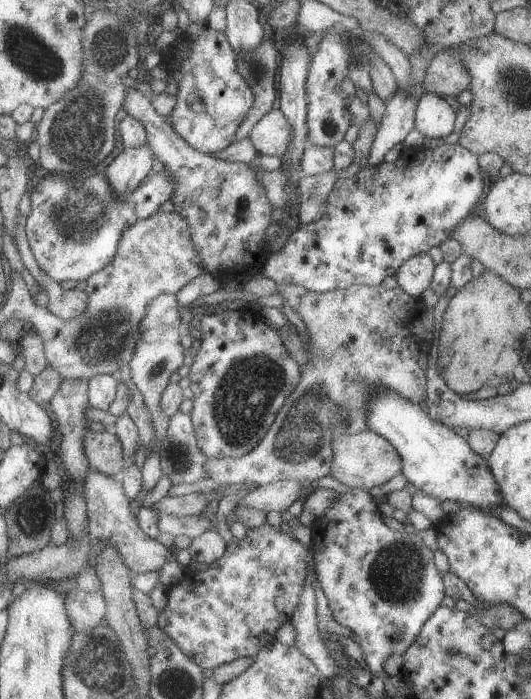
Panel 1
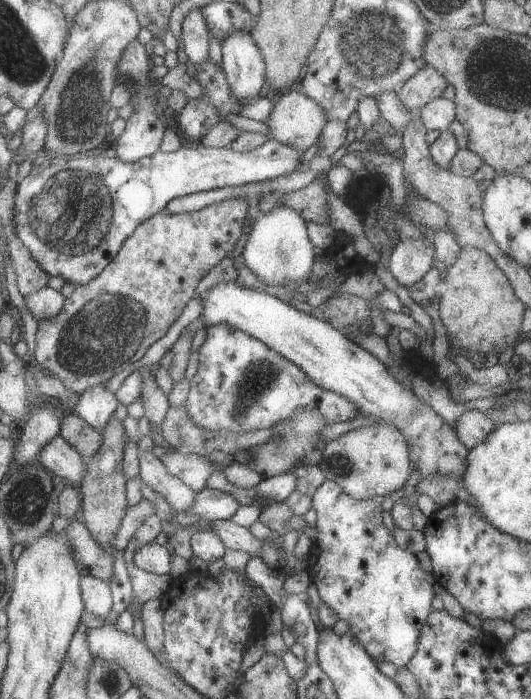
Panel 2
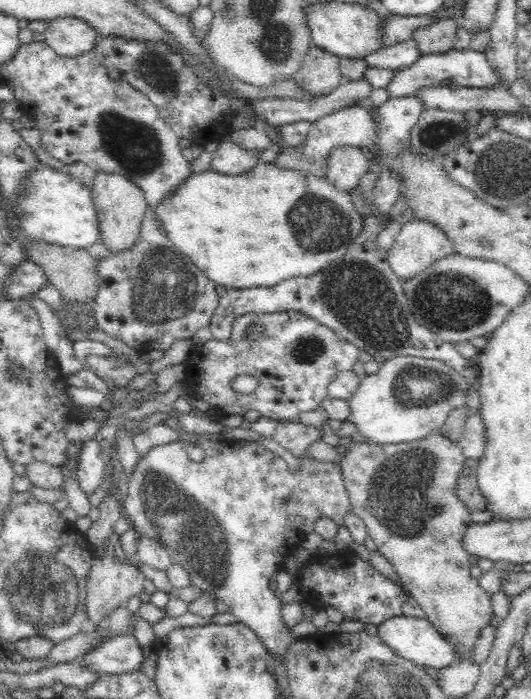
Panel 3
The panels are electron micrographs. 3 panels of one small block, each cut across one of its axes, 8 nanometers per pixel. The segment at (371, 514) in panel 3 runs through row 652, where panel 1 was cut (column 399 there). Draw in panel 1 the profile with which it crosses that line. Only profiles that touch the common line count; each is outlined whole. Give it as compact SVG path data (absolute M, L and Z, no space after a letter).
M373 429L356 435L339 434L332 447L334 463L331 476L350 488L361 487L365 490L371 490L373 486L383 486L393 476L401 473L404 467L404 460L401 458L400 452L389 440Z

